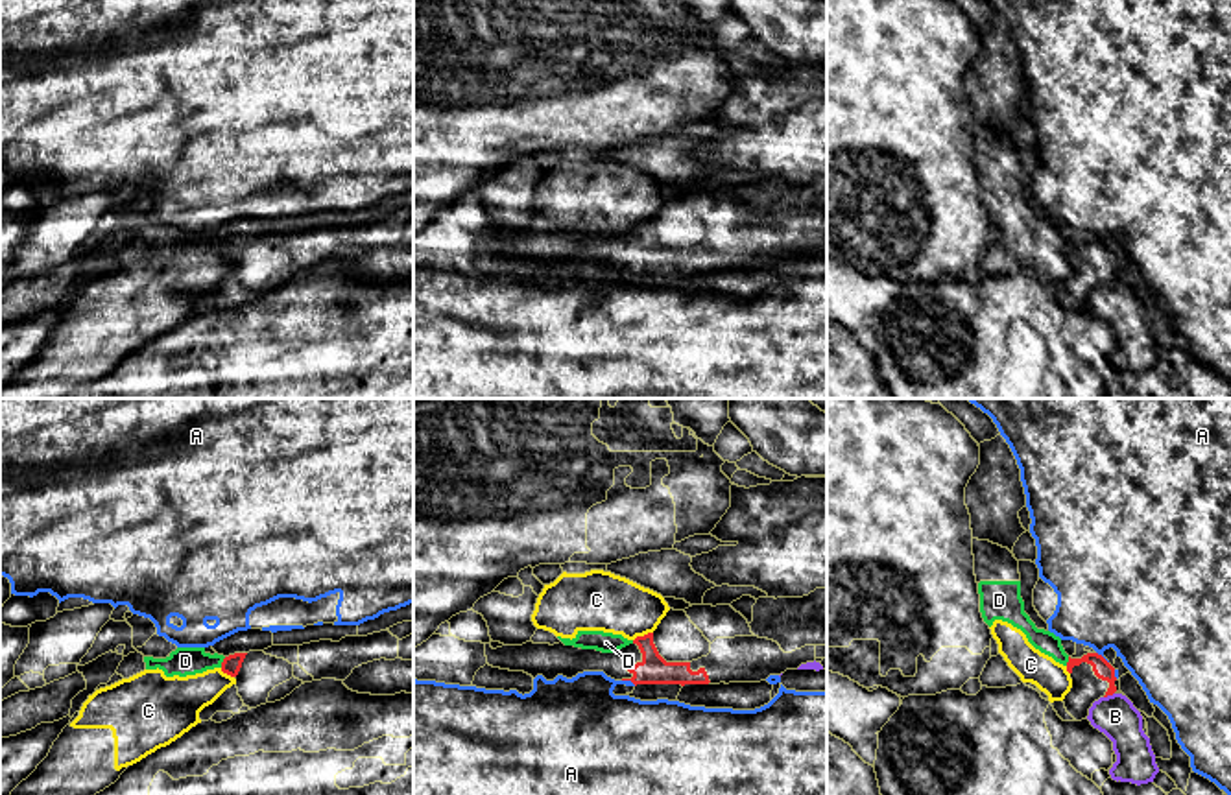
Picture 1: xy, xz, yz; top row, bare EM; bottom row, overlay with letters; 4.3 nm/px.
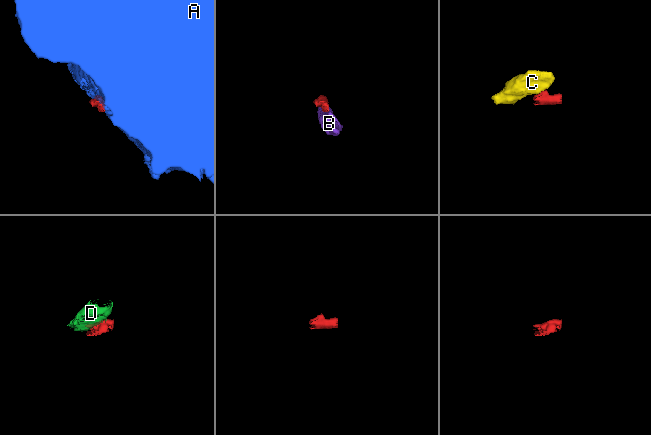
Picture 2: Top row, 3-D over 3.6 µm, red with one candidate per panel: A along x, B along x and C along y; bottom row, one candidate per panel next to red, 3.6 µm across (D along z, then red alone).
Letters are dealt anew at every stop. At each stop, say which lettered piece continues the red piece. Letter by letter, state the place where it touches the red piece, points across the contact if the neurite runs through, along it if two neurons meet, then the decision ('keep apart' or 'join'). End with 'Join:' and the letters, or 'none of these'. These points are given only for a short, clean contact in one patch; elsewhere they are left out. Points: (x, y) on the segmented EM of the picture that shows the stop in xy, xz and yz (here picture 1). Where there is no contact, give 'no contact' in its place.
A: meets red in xz at (630, 679); keep apart
B: meets red in yz at (1108, 694); border along yz (1113, 692), (1104, 698); keep apart
C: meets red in xz at (645, 635); border along xz (652, 631), (633, 640); keep apart
D: meets red in xy at (222, 663); border along xy (226, 657), (220, 666); keep apart
Join: none of these

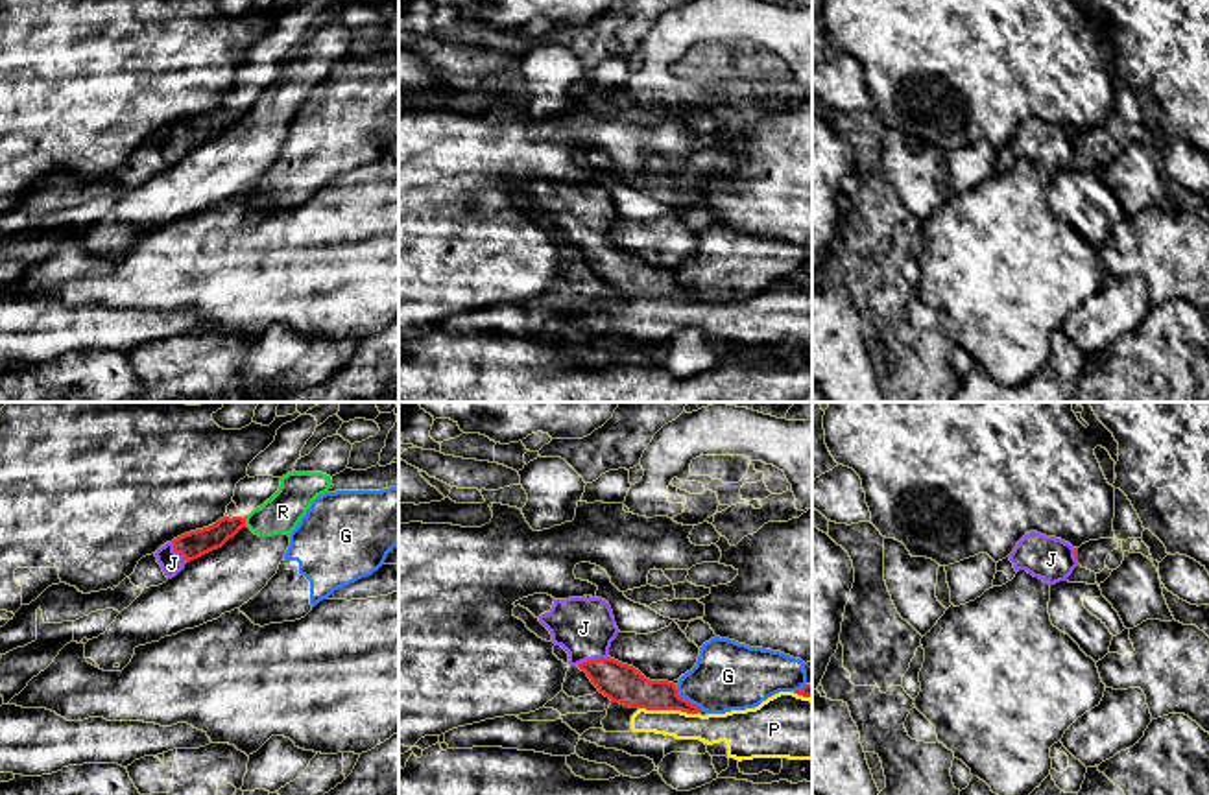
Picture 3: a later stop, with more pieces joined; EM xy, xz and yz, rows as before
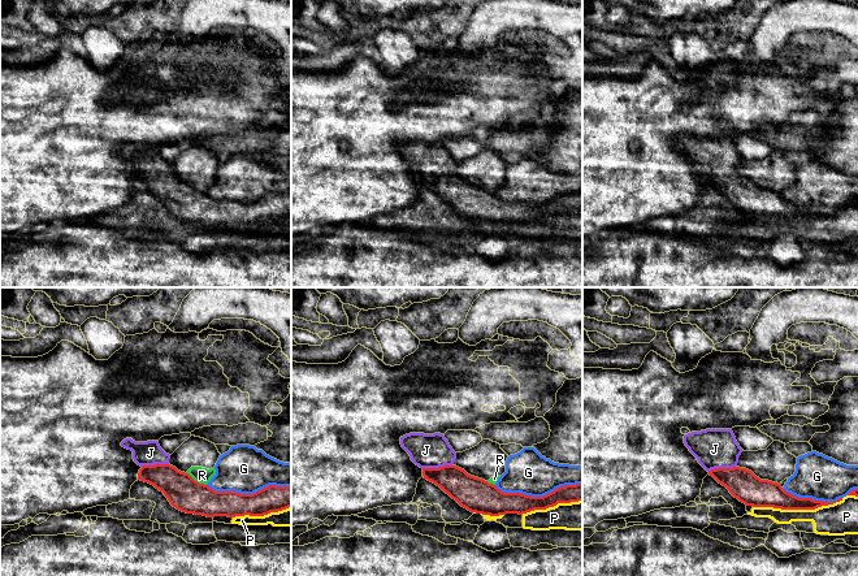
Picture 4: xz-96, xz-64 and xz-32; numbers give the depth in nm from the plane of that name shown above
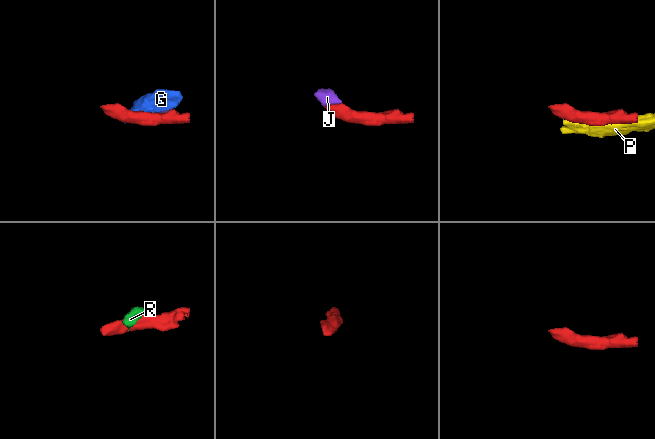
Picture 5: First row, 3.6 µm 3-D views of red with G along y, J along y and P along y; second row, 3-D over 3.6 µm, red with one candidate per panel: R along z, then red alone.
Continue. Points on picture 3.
G: meets red in xz at (687, 701); keep apart
J: meets red in xz at (595, 659); runs through xz (621, 683), (595, 659), (587, 648), (584, 628); join
P: meets red in xz at (669, 709); keep apart
R: meets red in xy at (244, 521); border along xy (244, 517), (246, 524); keep apart
Join: J

